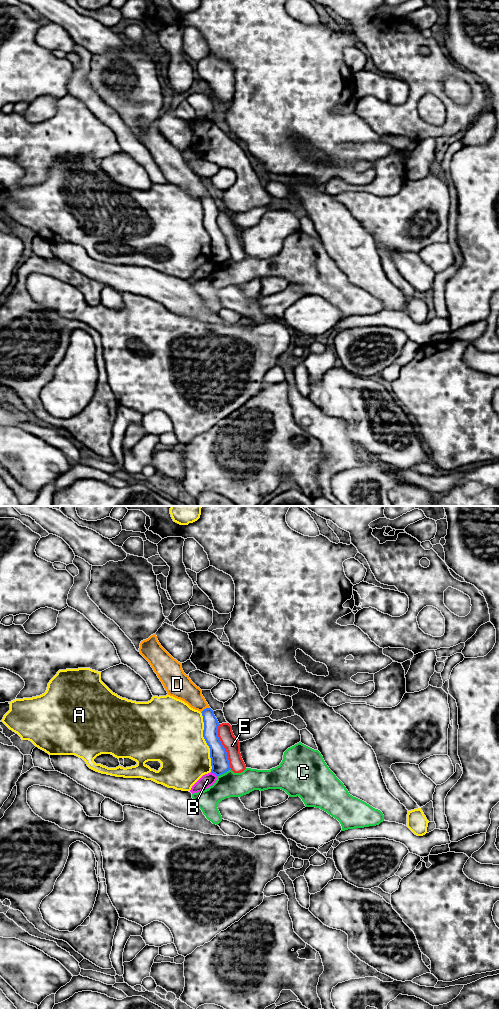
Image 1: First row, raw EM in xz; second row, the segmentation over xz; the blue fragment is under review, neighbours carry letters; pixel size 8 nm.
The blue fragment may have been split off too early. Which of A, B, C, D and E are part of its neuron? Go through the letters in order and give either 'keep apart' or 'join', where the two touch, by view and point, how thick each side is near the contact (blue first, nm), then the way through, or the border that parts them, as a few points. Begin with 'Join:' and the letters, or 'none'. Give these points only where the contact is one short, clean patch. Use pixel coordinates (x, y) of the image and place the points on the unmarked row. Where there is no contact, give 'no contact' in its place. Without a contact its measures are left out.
Join: none
A: keep apart; contact xz (206, 230); calibres 140 and 440 nm
B: keep apart; contact xz (214, 261); calibres 140 and 110 nm; border xz (211, 259), (216, 264)
C: keep apart; contact xz (223, 261); calibres 140 and 200 nm
D: keep apart; contact xz (206, 196); calibres 120 and 180 nm
E: keep apart; contact xz (223, 234); calibres 140 and 130 nm

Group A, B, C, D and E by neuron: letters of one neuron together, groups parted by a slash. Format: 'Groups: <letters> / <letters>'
Groups: A / B / C / D / E

